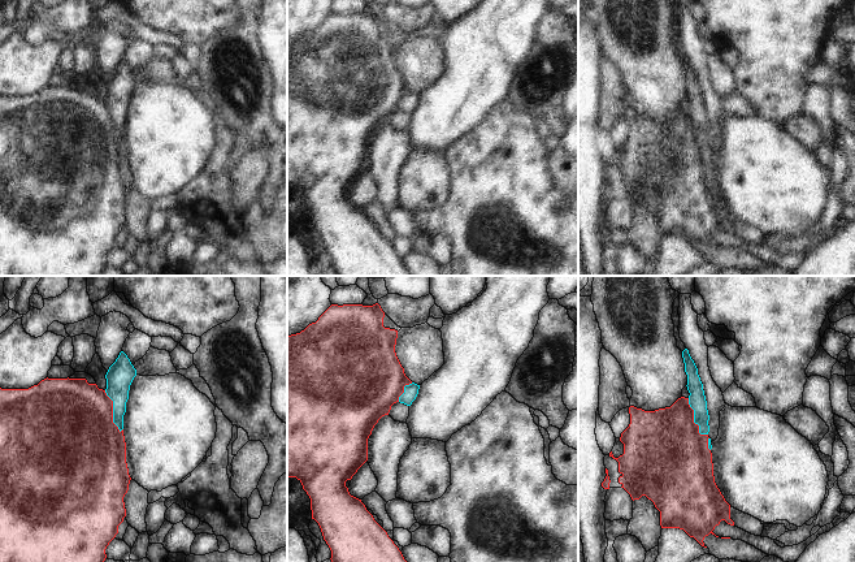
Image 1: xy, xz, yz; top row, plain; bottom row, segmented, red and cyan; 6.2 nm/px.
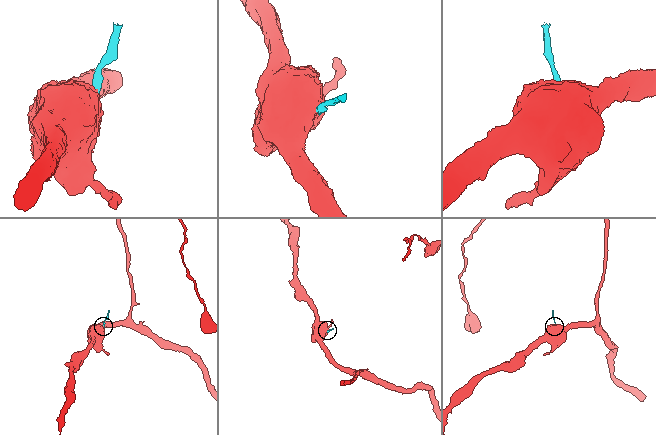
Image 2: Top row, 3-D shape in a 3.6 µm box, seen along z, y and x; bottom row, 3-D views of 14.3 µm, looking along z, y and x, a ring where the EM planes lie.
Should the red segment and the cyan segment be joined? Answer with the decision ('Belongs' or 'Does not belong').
Does not belong.

